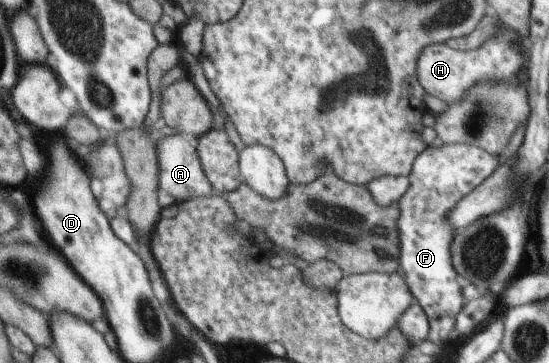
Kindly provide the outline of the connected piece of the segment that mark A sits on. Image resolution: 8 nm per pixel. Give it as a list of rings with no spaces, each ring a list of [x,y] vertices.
[[[181,133],[171,136],[159,135],[159,141],[156,144],[158,145],[160,167],[159,189],[163,189],[165,193],[169,193],[171,197],[174,197],[179,202],[208,196],[215,192],[204,174],[194,139],[188,138]]]

